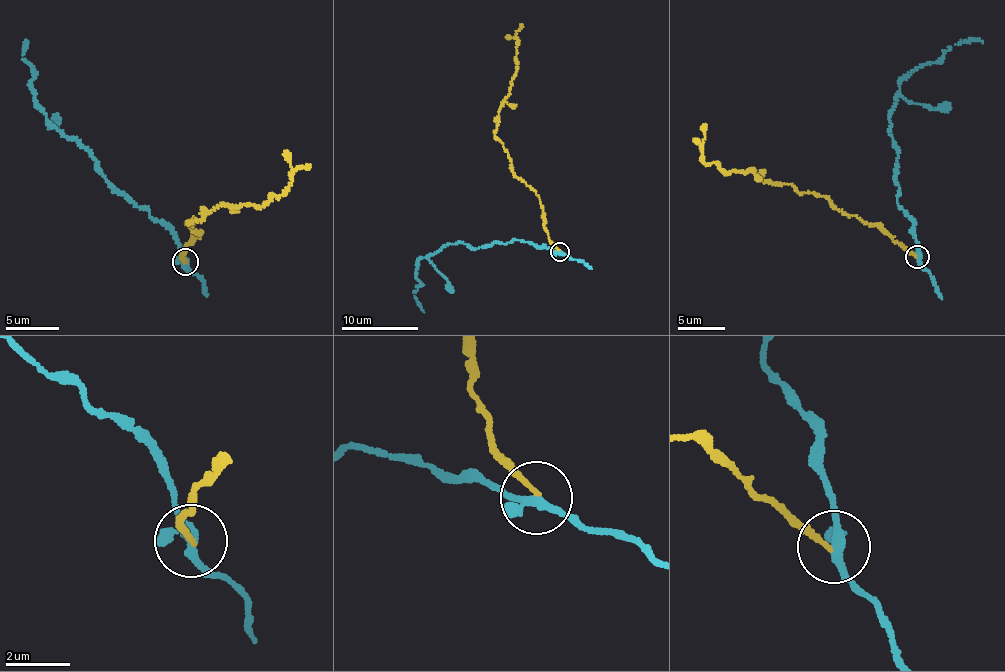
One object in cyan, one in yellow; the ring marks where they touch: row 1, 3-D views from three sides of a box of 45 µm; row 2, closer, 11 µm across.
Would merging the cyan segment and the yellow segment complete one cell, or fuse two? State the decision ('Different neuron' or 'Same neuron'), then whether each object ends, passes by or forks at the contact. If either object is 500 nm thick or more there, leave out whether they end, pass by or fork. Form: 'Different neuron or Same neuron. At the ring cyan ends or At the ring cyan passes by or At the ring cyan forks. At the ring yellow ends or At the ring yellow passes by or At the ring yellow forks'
Different neuron. At the ring cyan passes by. At the ring yellow ends

